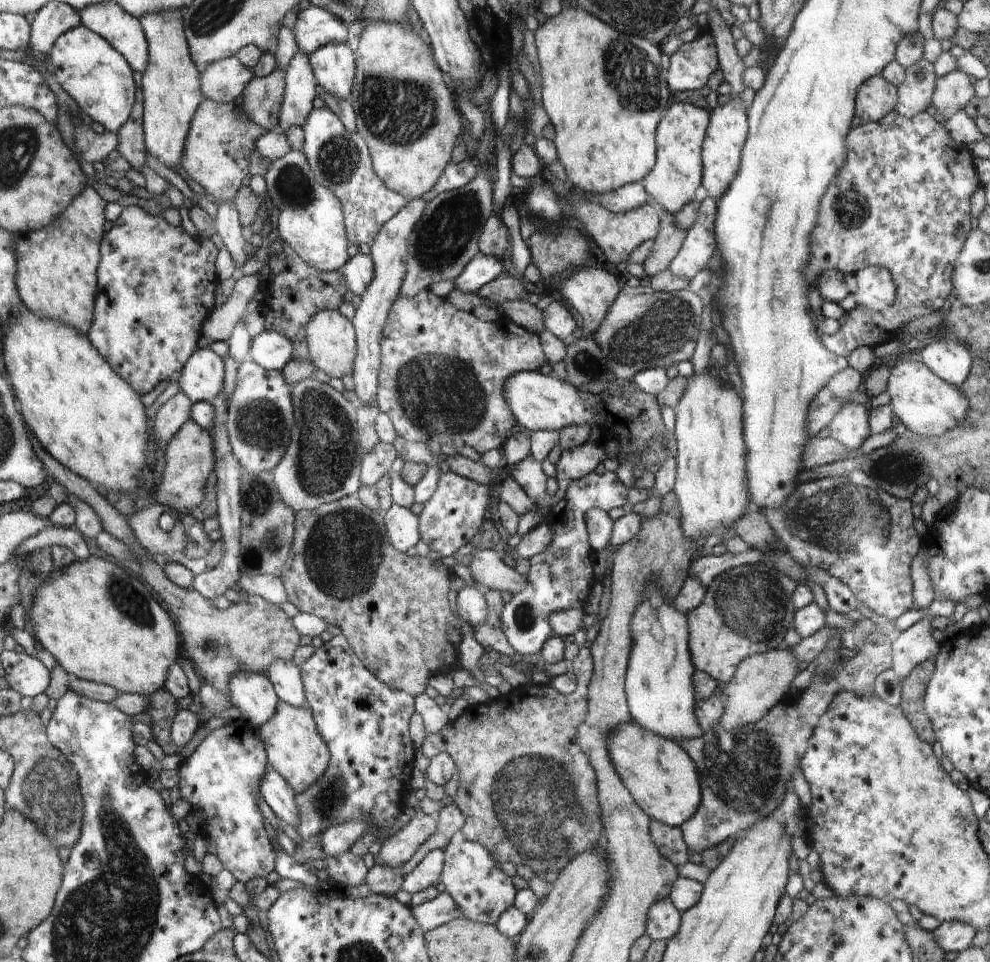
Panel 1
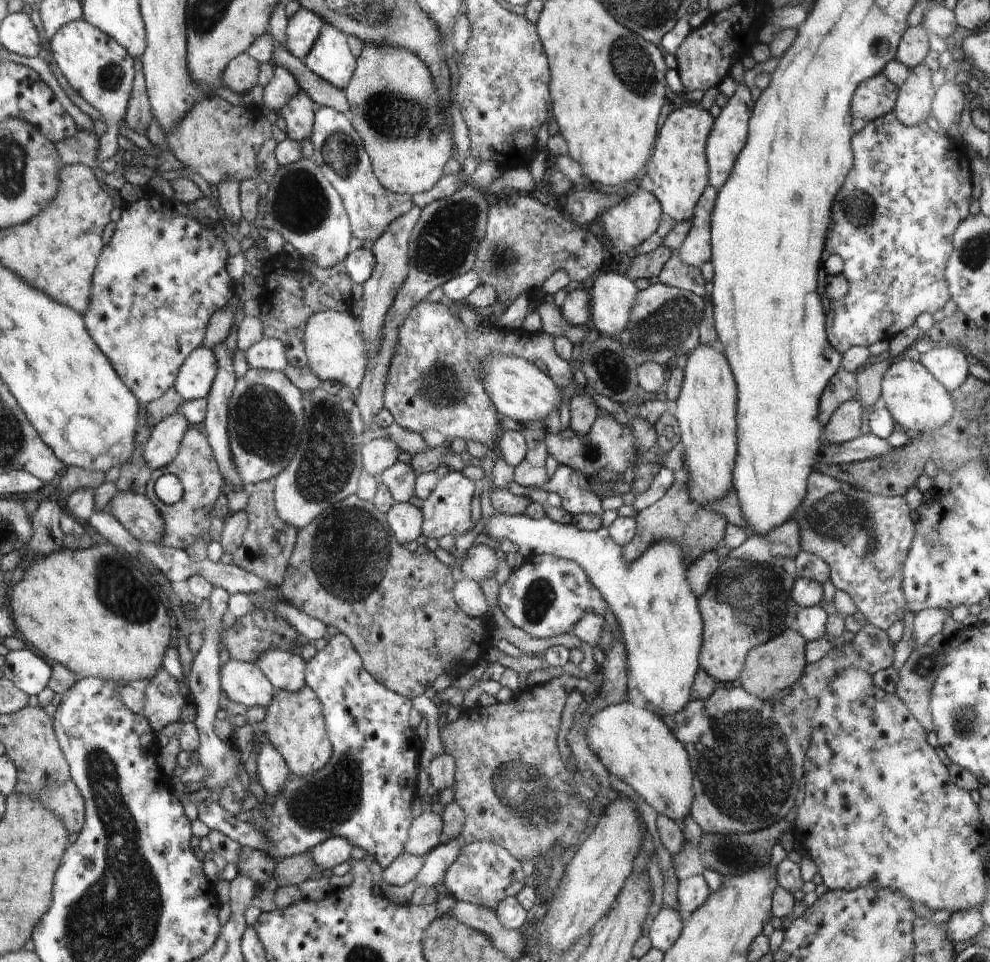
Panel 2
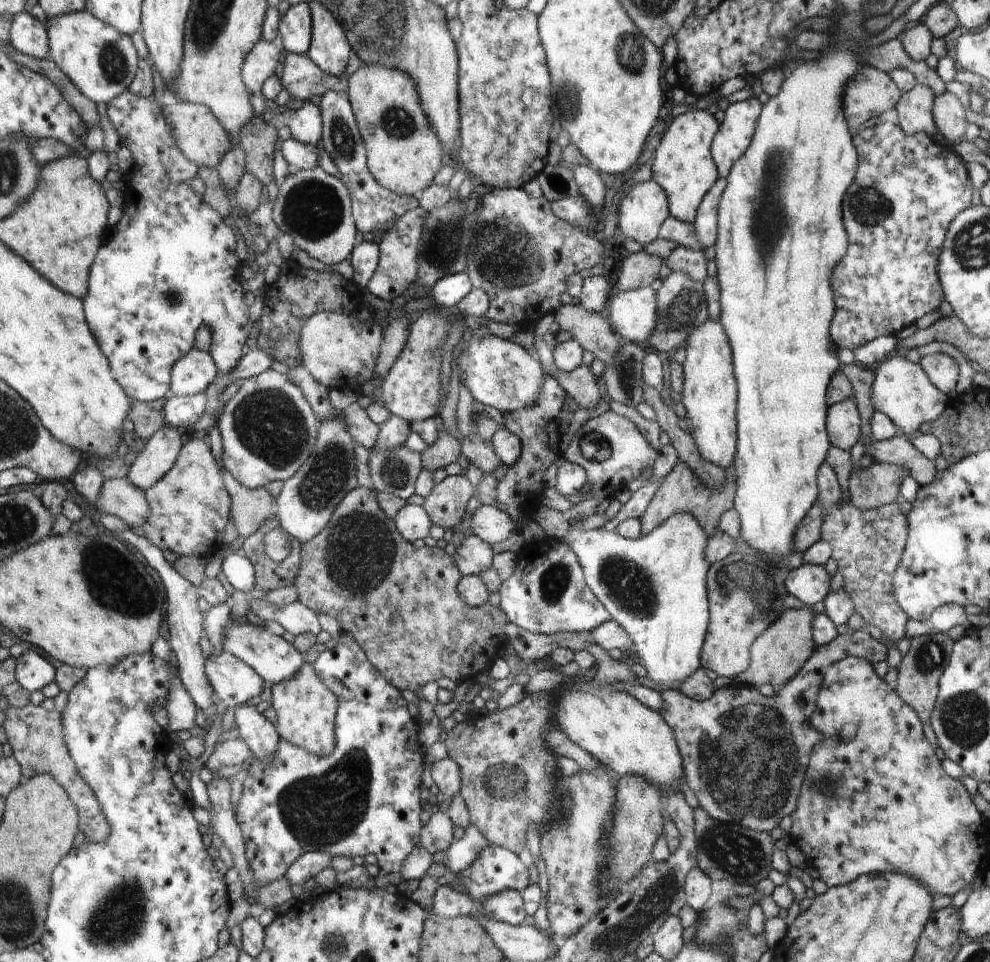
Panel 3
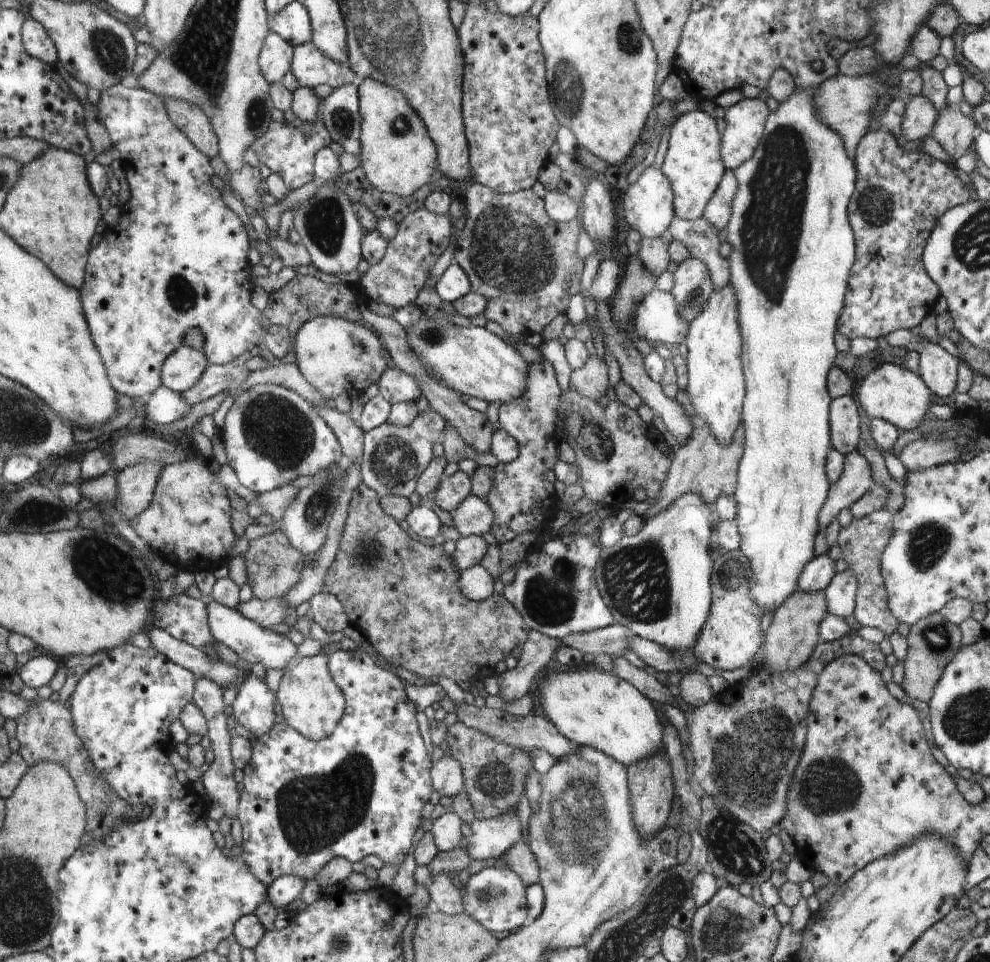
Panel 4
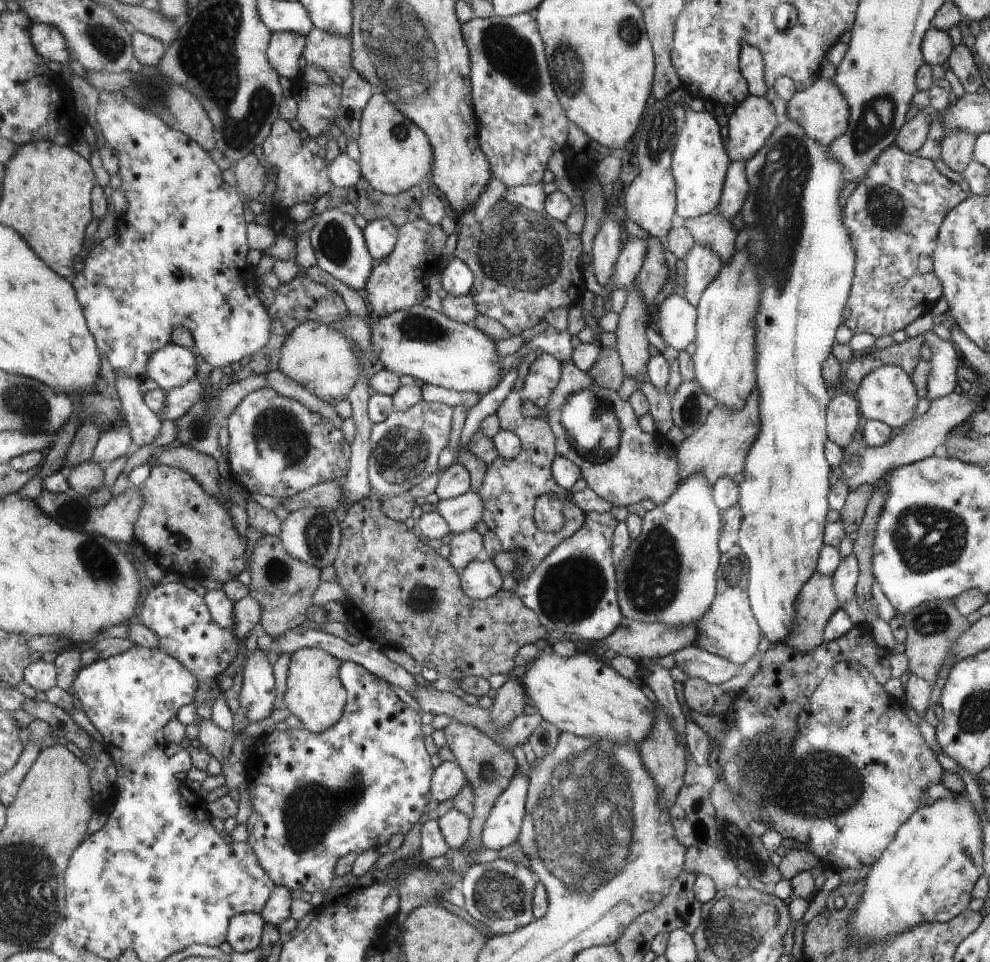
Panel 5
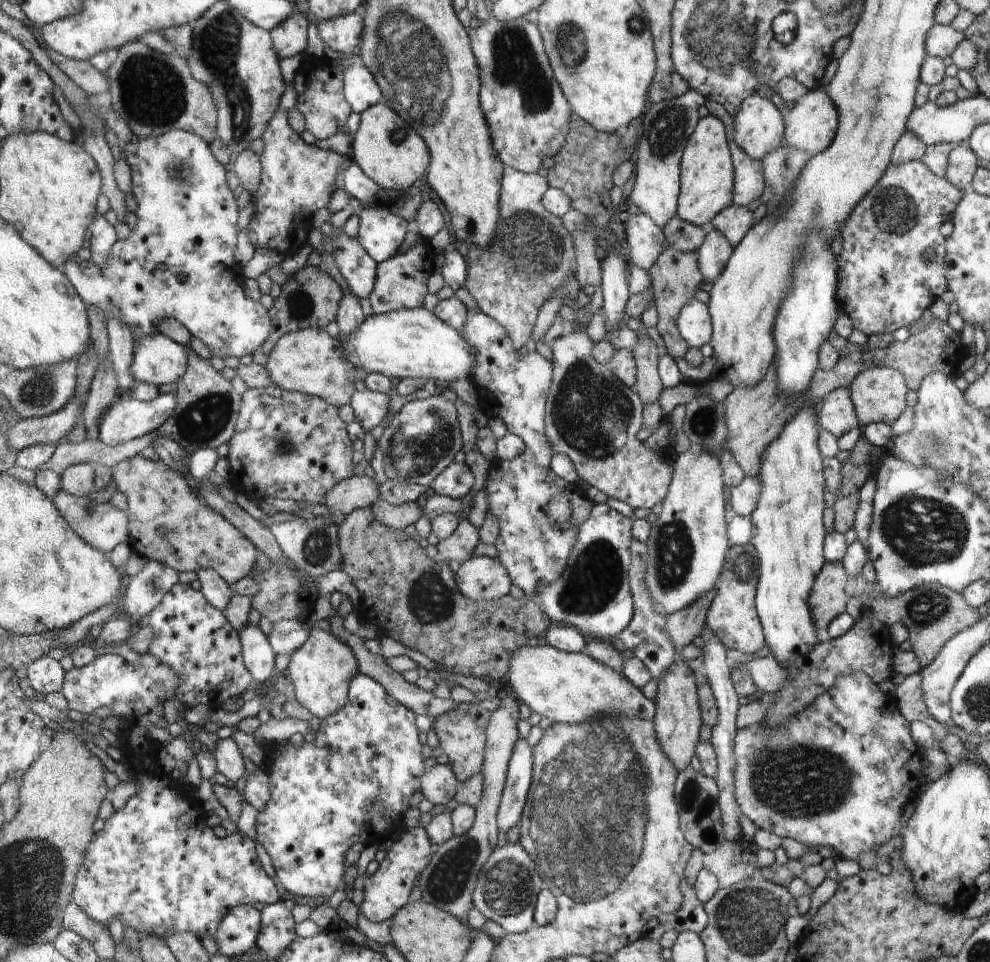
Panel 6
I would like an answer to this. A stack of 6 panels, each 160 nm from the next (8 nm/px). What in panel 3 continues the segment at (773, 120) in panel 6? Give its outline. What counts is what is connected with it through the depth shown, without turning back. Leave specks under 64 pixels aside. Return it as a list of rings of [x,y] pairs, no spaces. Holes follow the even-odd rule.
[[[753,96],[732,103],[725,110],[721,130],[713,141],[713,161],[717,162],[720,177],[727,178],[734,164],[747,152],[755,136],[760,110],[762,104]]]

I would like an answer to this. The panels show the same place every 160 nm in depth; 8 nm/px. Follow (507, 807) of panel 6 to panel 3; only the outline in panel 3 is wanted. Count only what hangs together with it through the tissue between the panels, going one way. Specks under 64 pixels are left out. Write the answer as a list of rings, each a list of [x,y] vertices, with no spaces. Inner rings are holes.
[[[472,824],[465,828],[465,834],[460,840],[454,840],[453,844],[446,850],[447,860],[444,865],[452,871],[462,873],[470,868],[480,854],[492,844],[482,834],[482,831]]]

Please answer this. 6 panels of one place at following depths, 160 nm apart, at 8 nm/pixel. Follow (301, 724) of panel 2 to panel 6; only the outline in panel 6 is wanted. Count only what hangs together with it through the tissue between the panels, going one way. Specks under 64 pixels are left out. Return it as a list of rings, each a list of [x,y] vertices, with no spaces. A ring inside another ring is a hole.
[[[312,627],[307,641],[292,653],[286,672],[293,680],[298,702],[313,716],[322,720],[348,704],[350,684],[356,677],[360,664],[356,662],[357,658],[354,658],[352,651],[332,630]]]

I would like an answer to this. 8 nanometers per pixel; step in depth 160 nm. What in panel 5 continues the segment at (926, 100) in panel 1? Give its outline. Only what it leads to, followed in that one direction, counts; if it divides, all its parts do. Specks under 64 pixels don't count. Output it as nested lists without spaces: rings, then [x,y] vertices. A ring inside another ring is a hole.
[[[931,106],[920,110],[919,114],[900,130],[897,137],[897,147],[908,154],[916,154],[926,140],[930,120],[934,114],[935,110]]]

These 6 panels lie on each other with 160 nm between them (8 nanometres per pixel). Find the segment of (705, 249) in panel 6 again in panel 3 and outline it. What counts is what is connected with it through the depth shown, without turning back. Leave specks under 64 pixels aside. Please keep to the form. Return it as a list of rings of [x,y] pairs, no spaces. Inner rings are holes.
[[[672,271],[657,290],[657,323],[655,333],[649,338],[646,348],[672,355],[678,348],[684,348],[685,342],[693,332],[709,319],[708,298],[704,284],[695,281],[684,271]]]

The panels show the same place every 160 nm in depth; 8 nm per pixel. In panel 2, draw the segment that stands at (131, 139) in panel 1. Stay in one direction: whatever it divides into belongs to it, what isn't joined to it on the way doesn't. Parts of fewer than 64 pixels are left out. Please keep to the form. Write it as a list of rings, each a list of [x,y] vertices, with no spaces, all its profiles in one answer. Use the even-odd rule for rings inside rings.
[[[138,70],[136,78],[134,78],[134,88],[132,88],[132,94],[128,101],[125,122],[132,130],[145,133],[152,118],[153,112],[148,98],[145,76],[141,70]]]

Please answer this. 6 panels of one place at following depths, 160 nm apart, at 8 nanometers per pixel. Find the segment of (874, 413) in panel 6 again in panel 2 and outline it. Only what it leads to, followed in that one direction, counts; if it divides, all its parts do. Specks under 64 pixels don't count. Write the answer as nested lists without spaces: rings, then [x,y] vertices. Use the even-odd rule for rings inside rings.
[[[898,358],[886,369],[881,380],[882,402],[902,431],[939,429],[952,420],[953,400],[941,382],[920,361]]]

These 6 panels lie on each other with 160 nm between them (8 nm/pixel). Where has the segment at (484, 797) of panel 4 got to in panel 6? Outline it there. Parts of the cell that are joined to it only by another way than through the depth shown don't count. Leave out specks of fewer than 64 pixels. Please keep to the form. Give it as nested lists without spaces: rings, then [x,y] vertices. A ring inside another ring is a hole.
[[[480,700],[458,703],[456,709],[447,711],[433,719],[433,730],[439,738],[439,746],[449,758],[458,780],[464,781],[480,773],[484,768],[485,742],[488,740],[488,724],[492,713],[499,707],[501,700]]]

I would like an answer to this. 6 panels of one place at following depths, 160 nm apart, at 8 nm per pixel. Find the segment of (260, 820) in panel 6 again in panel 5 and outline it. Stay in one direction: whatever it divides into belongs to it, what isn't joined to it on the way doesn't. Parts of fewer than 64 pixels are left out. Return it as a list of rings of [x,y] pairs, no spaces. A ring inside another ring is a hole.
[[[350,661],[343,662],[339,669],[339,678],[345,689],[348,691],[348,704],[345,705],[344,716],[336,725],[326,729],[321,733],[313,733],[306,729],[290,729],[284,731],[274,729],[273,732],[264,733],[258,736],[250,748],[249,755],[245,761],[246,782],[250,787],[252,795],[253,811],[247,820],[247,829],[249,837],[247,841],[253,846],[253,850],[257,855],[260,866],[266,870],[267,874],[275,884],[282,885],[288,890],[304,890],[304,892],[322,892],[326,893],[328,888],[332,886],[334,880],[334,868],[336,868],[336,860],[342,854],[362,854],[370,848],[378,849],[383,844],[390,842],[390,838],[394,834],[404,834],[418,822],[418,818],[422,816],[424,806],[432,799],[430,798],[432,776],[432,764],[430,764],[430,756],[424,742],[422,742],[422,724],[420,724],[420,713],[410,710],[408,706],[404,706],[394,690],[386,684],[384,680],[378,680],[370,674],[369,670],[360,666],[358,663]]]

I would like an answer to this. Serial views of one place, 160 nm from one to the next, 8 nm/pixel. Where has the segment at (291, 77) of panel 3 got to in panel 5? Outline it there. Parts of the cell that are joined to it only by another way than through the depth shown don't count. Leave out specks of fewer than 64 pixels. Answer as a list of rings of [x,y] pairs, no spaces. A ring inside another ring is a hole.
[[[316,27],[310,30],[306,37],[307,62],[320,66],[326,72],[333,70],[342,79],[346,78],[354,65],[354,46],[351,44],[351,37],[326,32]]]

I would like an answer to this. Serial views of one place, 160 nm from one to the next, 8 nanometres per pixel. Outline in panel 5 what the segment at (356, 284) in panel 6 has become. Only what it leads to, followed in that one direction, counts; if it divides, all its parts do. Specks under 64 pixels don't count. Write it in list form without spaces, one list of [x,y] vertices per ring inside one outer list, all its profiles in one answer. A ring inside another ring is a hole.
[[[338,205],[326,209],[318,216],[318,222],[311,229],[310,238],[317,265],[340,282],[347,284],[352,290],[362,290],[373,272],[372,255],[369,253],[365,236],[362,236],[362,230],[354,224],[352,217],[340,212]]]

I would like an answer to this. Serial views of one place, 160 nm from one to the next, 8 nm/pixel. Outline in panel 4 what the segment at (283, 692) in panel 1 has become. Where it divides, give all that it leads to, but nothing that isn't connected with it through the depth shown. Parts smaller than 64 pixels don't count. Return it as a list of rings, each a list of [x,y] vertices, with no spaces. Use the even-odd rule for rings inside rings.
[[[214,599],[208,605],[208,621],[216,643],[234,650],[239,658],[248,662],[249,666],[261,662],[267,670],[281,672],[297,653],[297,646],[286,635],[263,629],[258,623],[247,619],[238,609],[224,606]]]

